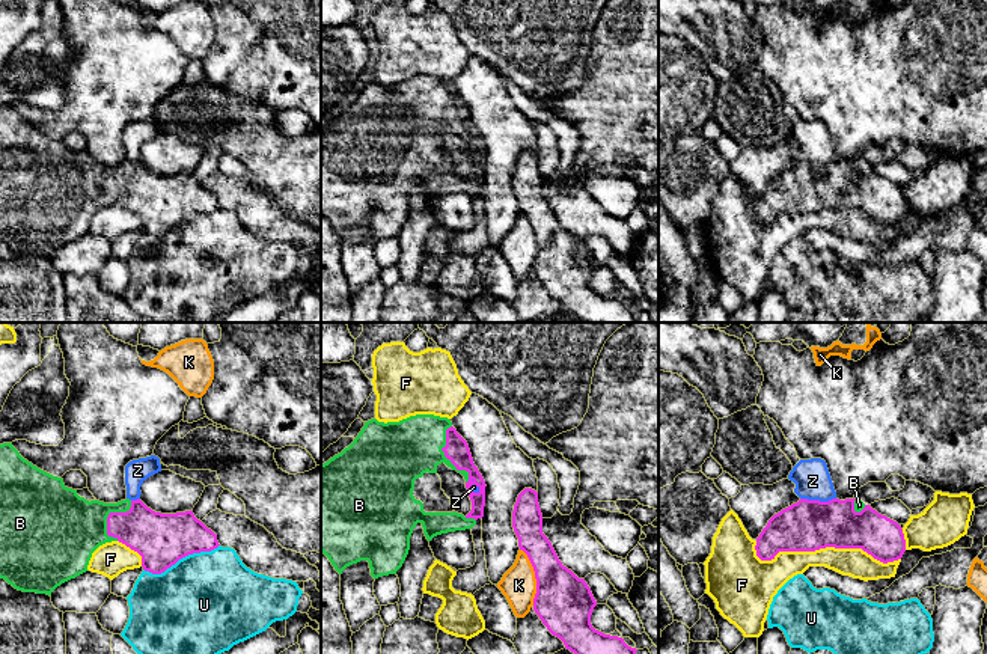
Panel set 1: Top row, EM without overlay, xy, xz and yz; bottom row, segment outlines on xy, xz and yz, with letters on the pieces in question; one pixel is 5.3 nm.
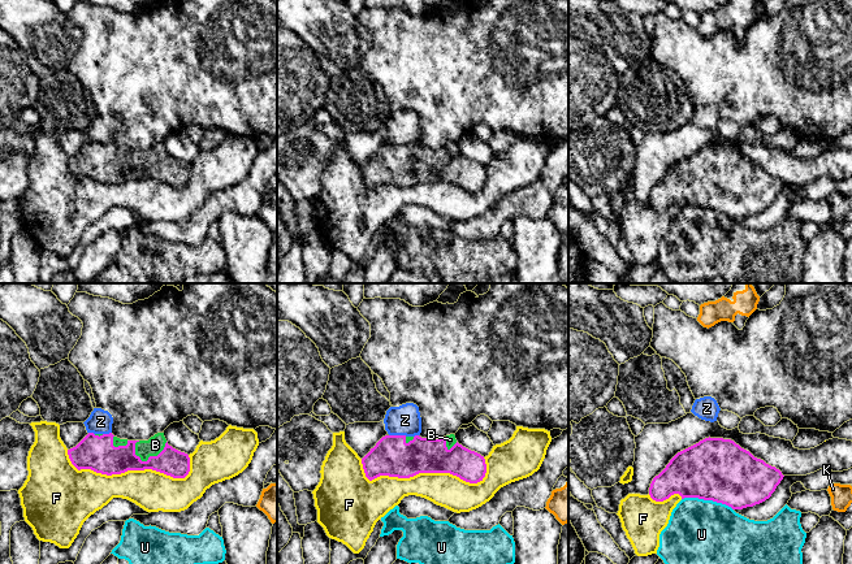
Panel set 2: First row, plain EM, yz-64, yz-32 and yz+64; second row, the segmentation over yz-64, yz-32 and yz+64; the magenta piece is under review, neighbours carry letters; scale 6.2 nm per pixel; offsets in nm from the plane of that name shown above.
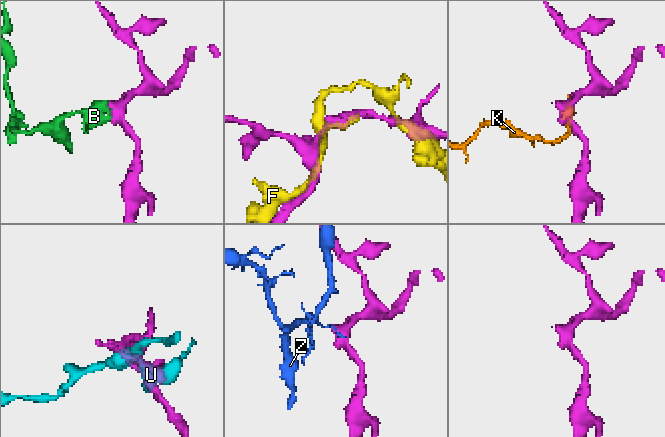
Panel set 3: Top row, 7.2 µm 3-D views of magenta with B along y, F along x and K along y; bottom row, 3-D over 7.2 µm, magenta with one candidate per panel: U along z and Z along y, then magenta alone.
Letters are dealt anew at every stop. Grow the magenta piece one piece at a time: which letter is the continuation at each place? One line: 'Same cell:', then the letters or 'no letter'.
Same cell: B

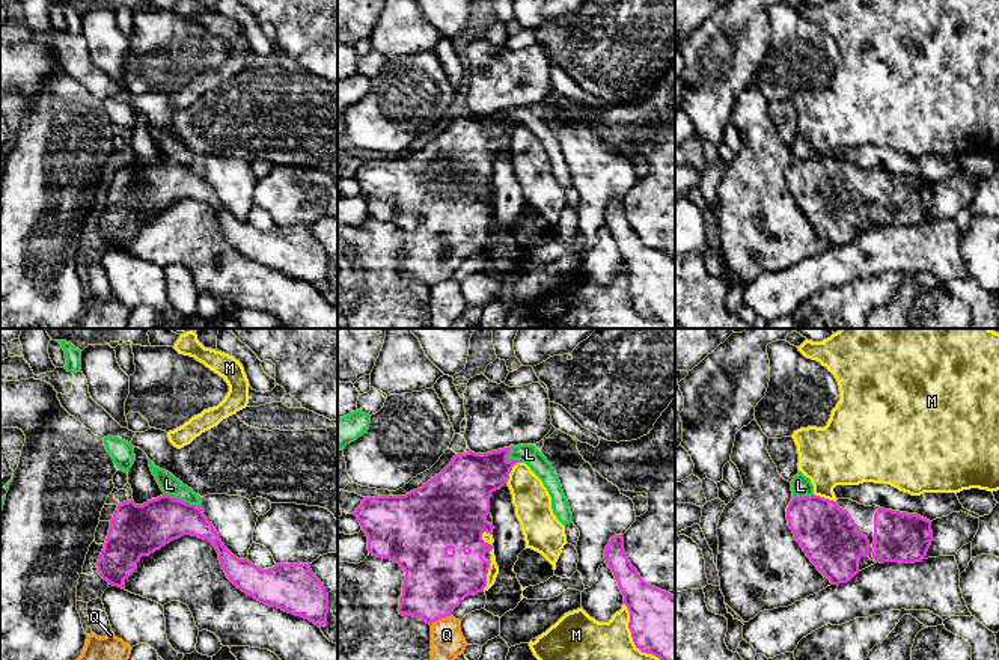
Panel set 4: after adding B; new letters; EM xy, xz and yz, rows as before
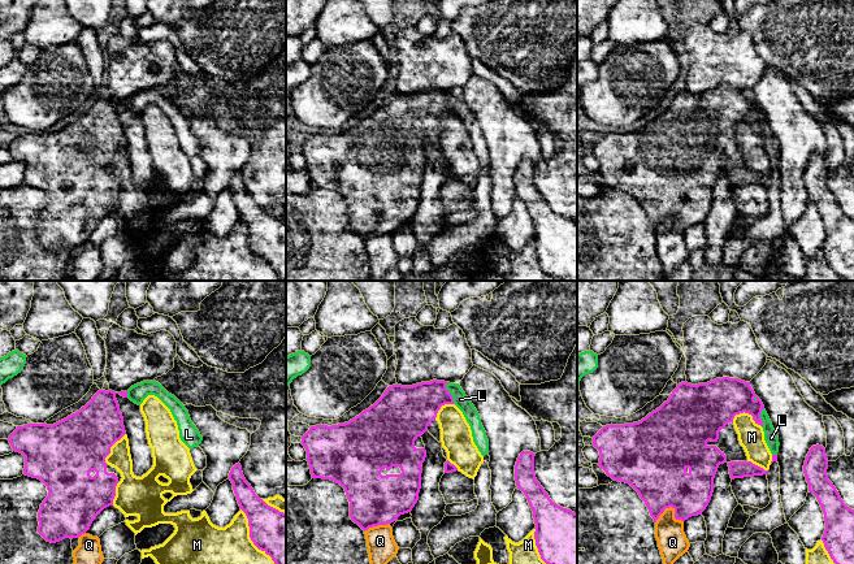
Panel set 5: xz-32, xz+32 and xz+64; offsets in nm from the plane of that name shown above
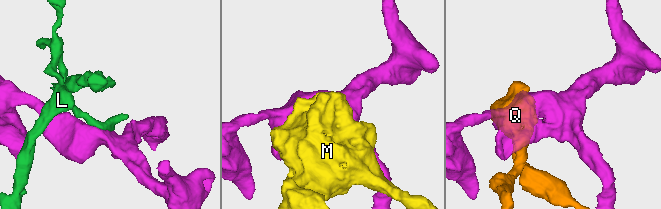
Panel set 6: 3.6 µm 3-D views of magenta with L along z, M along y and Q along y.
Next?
Same cell: no letter

